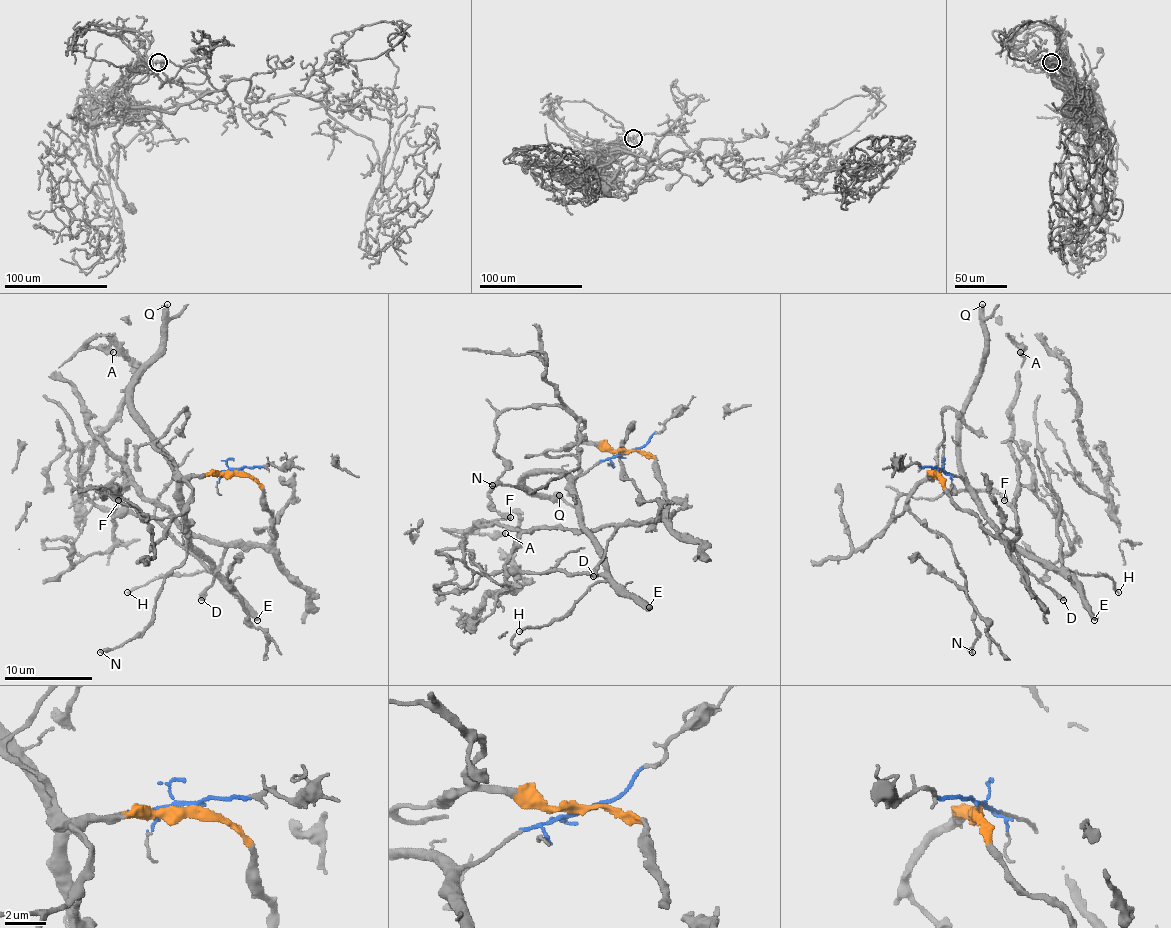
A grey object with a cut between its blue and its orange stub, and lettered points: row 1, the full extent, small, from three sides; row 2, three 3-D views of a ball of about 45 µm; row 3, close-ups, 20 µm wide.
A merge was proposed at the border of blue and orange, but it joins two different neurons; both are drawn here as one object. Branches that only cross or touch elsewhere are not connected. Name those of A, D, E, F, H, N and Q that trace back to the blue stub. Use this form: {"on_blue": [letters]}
{"on_blue": ["E", "H", "Q"]}

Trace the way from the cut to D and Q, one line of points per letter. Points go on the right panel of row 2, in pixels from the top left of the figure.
D: (937, 472), (944, 492), (1010, 547), (1030, 571), (1063, 600)
Q: (937, 470), (964, 478), (959, 463), (959, 417), (966, 408), (984, 346), (982, 304)

